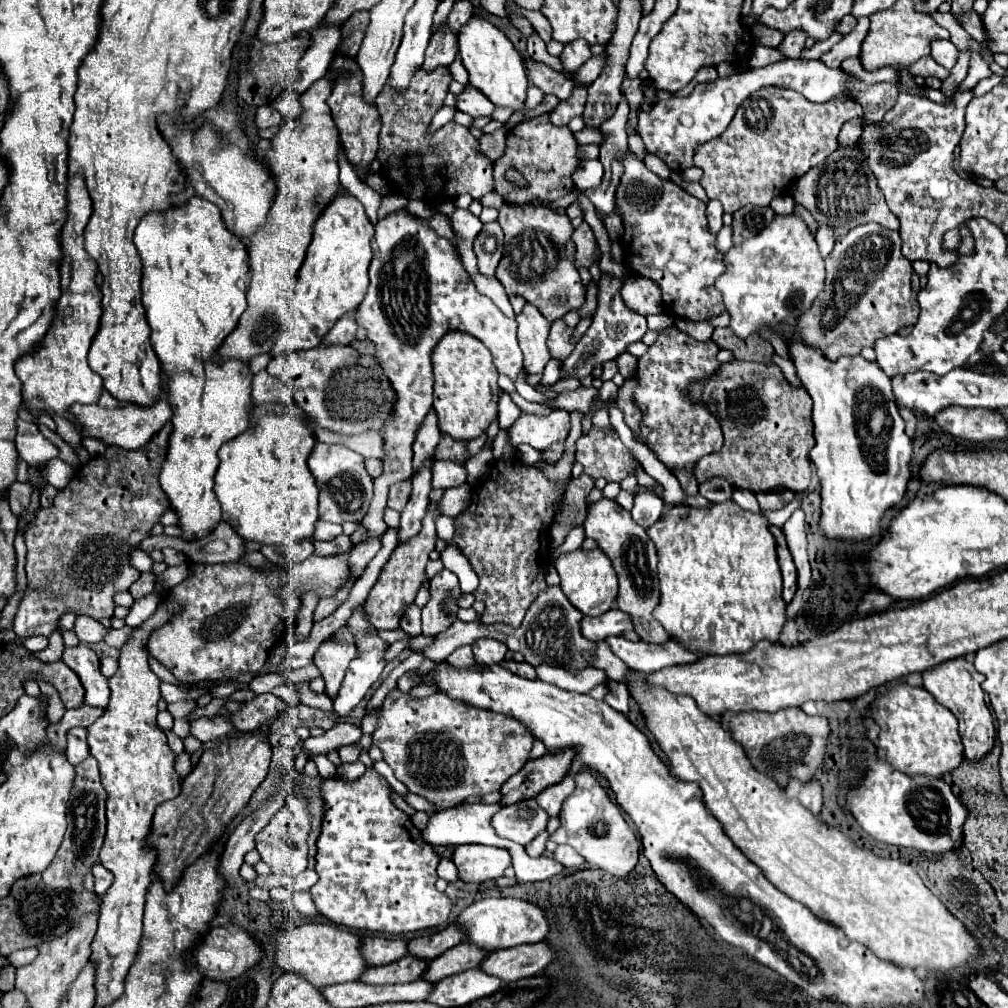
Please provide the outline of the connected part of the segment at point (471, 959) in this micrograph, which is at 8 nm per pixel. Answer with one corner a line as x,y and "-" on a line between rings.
462,942
450,950
446,950
440,958
434,958
428,964
428,970
424,972
422,980
440,982
446,976
464,972
468,968
478,968
486,956
488,956
488,950
474,946
472,942

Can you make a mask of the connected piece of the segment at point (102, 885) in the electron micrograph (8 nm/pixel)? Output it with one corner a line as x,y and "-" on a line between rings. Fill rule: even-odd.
96,864
96,866
92,868
92,874
94,874
94,878
96,878
96,888
94,888
96,894
98,894
98,896
104,896
106,890
110,888
114,876
112,876
108,870
104,870
104,866
100,866
100,864

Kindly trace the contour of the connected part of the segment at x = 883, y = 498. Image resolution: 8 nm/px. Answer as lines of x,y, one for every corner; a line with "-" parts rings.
790,338
786,344
796,374
814,400
812,422
816,446
810,452
810,460
814,462
822,484
820,528
830,540
844,538
860,542
872,538
880,534
880,520
884,512
904,498
910,480
908,462
912,458
912,440
904,432
904,420
898,414
892,382
886,374
882,374
876,362
868,362
862,356
848,356
838,362
830,362
818,348
808,346
802,338

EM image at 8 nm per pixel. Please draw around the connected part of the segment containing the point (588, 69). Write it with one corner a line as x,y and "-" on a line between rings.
606,52
602,56
592,56
586,64
580,66
580,70
576,72
576,80
584,84
592,84
604,66
606,66

